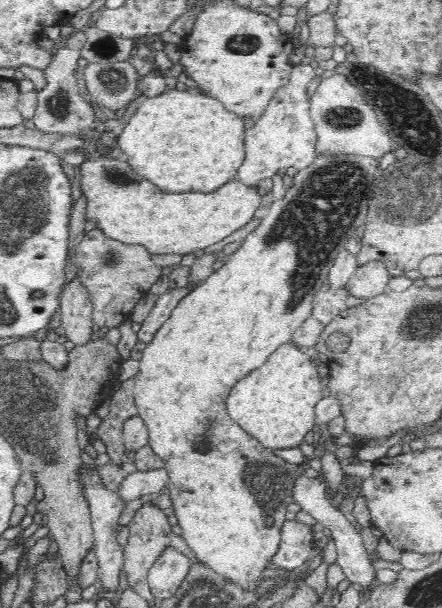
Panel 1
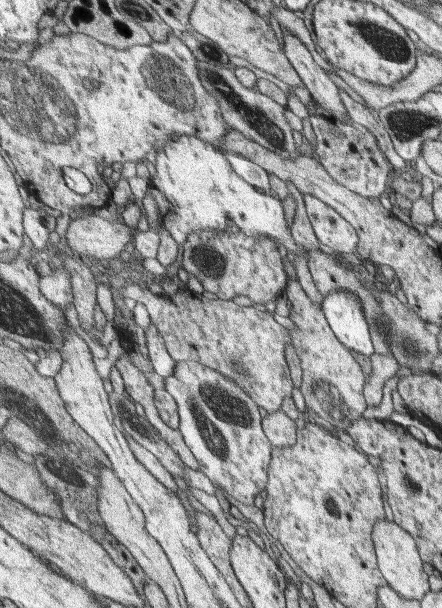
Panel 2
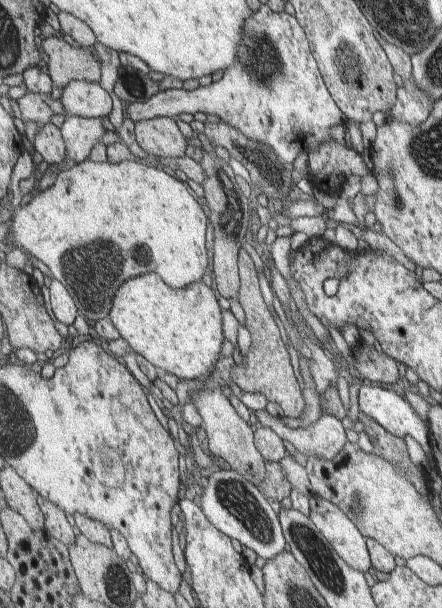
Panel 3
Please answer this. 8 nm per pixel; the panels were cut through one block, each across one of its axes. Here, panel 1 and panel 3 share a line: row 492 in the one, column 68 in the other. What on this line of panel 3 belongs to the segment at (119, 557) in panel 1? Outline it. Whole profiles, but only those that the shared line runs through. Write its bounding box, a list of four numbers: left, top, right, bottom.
[61,81,113,119]

